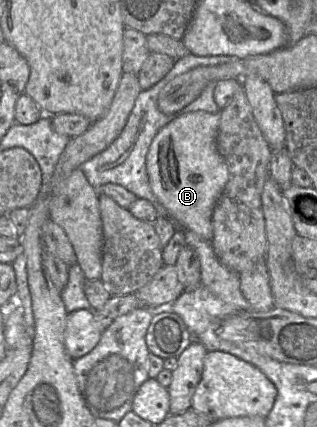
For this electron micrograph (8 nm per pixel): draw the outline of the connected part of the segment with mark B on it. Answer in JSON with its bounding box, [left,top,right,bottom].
[146,110,228,240]

